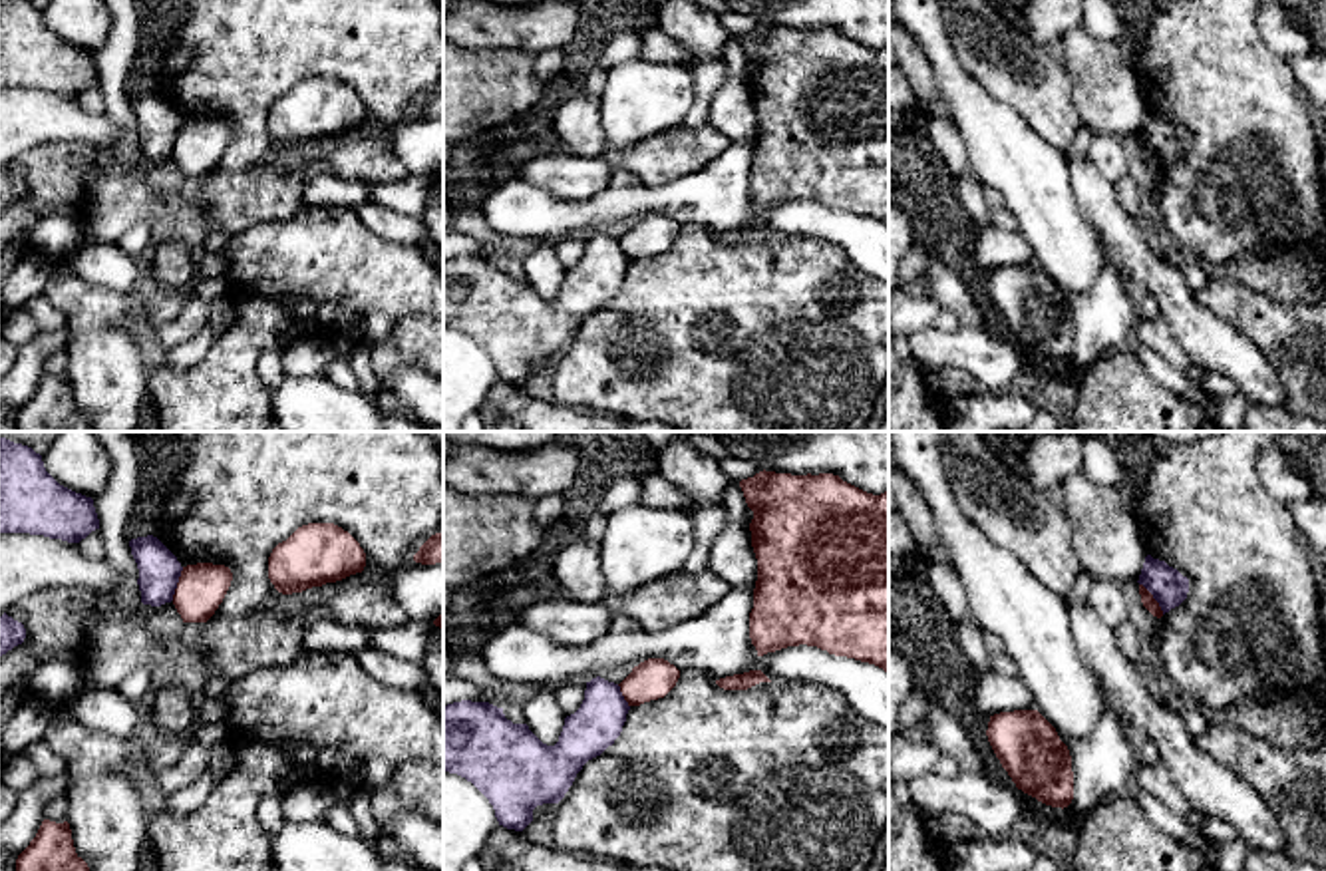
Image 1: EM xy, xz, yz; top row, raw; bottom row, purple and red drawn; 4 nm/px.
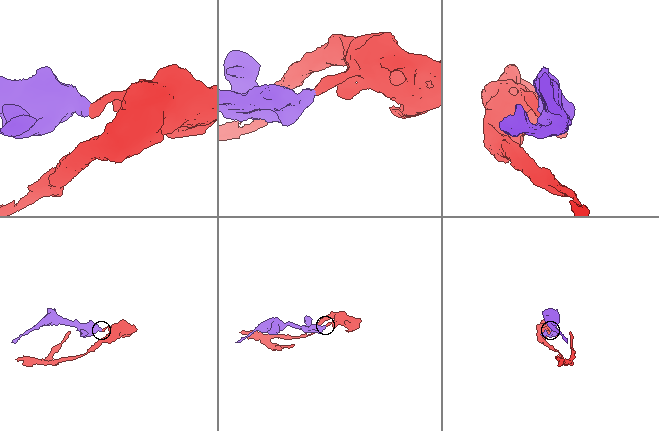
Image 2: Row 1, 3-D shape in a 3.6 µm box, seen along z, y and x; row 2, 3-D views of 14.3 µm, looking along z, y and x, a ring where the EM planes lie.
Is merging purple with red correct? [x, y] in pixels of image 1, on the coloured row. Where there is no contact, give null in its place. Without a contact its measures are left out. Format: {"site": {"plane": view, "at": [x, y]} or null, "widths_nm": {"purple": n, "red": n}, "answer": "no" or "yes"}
{"site": {"plane": "xy", "at": [177, 581]}, "widths_nm": {"purple": 170, "red": 200}, "answer": "no"}

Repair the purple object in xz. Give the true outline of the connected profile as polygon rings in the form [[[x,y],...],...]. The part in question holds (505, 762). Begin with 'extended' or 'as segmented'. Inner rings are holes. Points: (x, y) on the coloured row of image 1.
as segmented; [[[596,676],[586,682],[580,708],[565,718],[559,742],[547,746],[527,724],[507,720],[503,708],[489,702],[453,702],[443,706],[443,772],[471,782],[493,805],[499,825],[523,831],[537,805],[559,803],[582,766],[614,744],[628,710],[620,686]]]

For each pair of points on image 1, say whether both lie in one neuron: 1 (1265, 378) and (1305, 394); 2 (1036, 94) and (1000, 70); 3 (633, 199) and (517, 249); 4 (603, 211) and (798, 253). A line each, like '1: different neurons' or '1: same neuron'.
1: different neurons
2: same neuron
3: different neurons
4: different neurons

